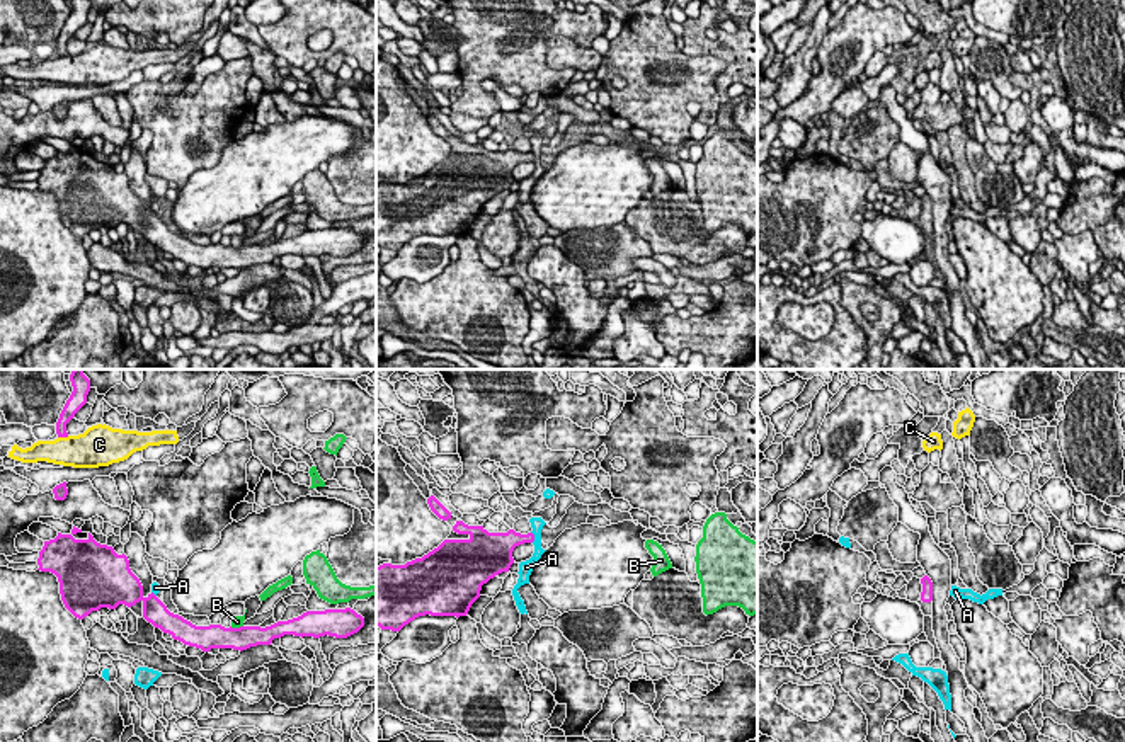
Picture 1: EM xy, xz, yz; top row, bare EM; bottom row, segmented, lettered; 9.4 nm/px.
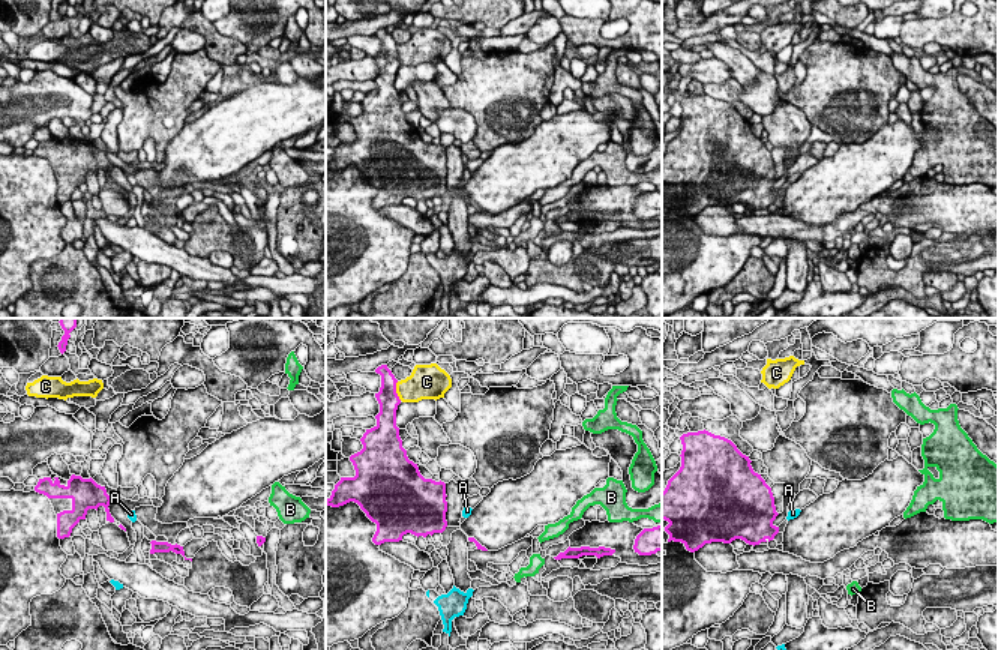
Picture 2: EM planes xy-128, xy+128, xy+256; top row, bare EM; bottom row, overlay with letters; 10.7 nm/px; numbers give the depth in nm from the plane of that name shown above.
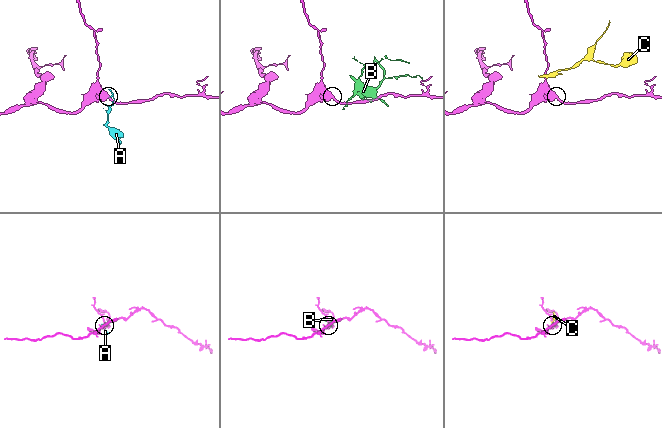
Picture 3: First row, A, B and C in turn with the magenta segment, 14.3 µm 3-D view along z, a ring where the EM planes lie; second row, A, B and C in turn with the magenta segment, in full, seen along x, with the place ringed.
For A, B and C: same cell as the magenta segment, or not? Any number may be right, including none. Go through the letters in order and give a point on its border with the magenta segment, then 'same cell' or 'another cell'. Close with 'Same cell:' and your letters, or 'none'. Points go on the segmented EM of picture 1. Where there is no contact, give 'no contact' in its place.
A: xz (533, 536) | another cell
B: xy (235, 628) | another cell
C: xy (63, 436) | another cell
Same cell: none

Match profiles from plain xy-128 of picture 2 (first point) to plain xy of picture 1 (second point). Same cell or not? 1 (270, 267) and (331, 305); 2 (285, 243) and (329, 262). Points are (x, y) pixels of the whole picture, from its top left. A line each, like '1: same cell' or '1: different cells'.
1: same cell
2: same cell

